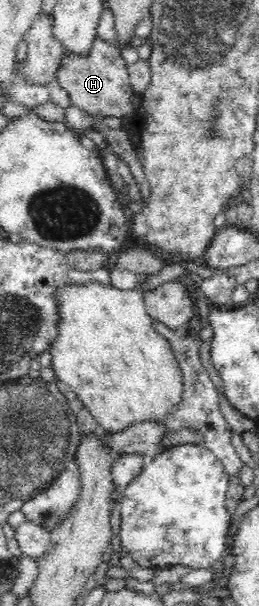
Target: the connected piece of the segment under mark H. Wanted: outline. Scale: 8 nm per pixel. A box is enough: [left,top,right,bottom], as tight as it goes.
[57,38,136,119]

